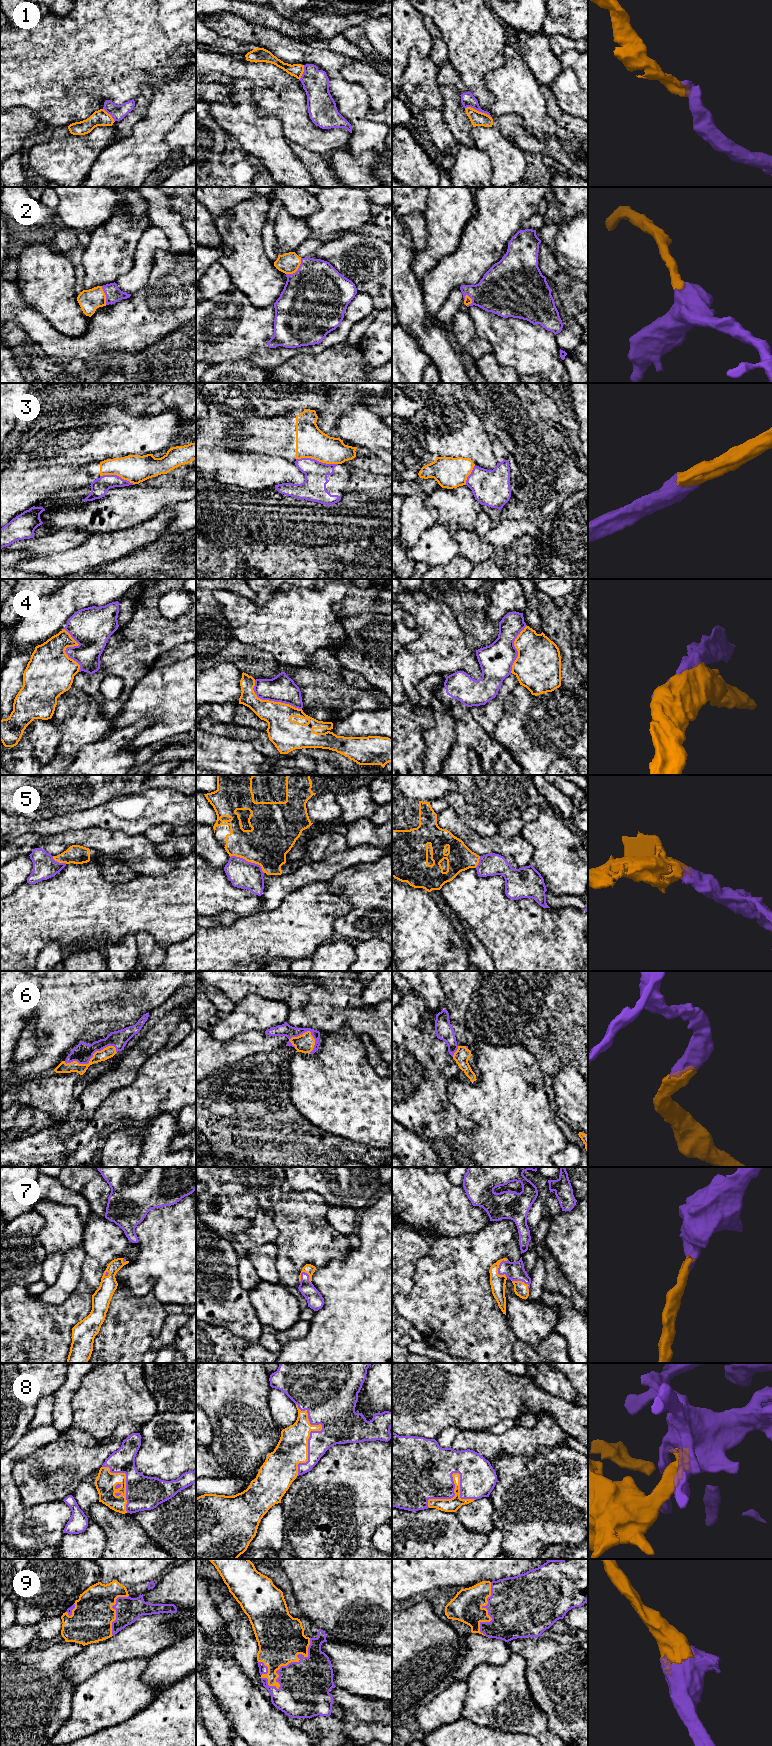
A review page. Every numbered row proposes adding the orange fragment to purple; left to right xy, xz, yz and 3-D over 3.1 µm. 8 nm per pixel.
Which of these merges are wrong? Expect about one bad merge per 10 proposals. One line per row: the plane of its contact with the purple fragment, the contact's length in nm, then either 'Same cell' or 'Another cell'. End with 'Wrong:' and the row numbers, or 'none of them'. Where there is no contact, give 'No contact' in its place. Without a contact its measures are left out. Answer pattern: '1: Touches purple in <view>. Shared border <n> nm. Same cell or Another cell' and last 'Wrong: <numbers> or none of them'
1: Touches purple in yz. Shared border 220 nm. Another cell
2: Touches purple in xz. Shared border 180 nm. Same cell
3: Touches purple in xz. Shared border 340 nm. Another cell
4: Touches purple in xz. Shared border 440 nm. Another cell
5: Touches purple in xz. Shared border 300 nm. Same cell
6: Touches purple in xy. Shared border 440 nm. Same cell
7: Touches purple in yz. Shared border 160 nm. Same cell
8: Touches purple in xz. Shared border 600 nm. Same cell
9: Touches purple in xz. Shared border 500 nm. Same cell
Wrong: 1, 3, 4

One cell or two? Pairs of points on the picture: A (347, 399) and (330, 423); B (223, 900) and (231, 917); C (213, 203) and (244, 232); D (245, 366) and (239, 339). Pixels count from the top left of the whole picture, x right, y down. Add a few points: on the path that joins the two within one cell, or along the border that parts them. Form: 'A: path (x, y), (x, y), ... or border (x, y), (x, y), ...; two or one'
A: path (341, 403), (330, 414), (330, 417); one
B: border (241, 915), (230, 911), (220, 911), (206, 916); two
C: border (244, 200), (226, 208), (215, 217); two
D: border (220, 362), (249, 359), (264, 370); two

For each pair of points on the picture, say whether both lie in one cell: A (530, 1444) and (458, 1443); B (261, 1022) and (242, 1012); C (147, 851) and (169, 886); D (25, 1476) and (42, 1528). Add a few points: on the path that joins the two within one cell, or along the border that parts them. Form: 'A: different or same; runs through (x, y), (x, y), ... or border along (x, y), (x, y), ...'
A: same; runs through (512, 1443), (476, 1443)
B: same; runs through (256, 1017), (247, 1012)
C: different; border along (178, 859), (176, 864), (166, 873), (138, 875)
D: different; border along (18, 1489), (20, 1499), (25, 1505), (58, 1500)

